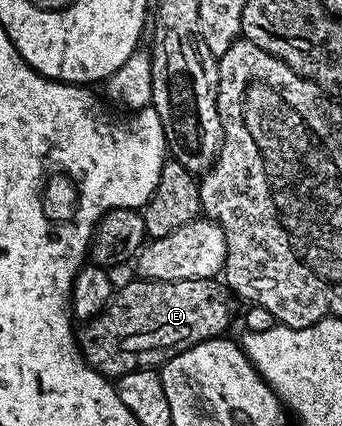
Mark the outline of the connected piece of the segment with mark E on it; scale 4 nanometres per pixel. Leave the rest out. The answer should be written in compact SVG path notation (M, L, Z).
M134 277L131 283L126 283L115 290L114 296L111 297L110 303L106 306L96 318L89 320L85 324L86 327L80 331L80 350L86 361L95 367L102 375L107 377L117 377L124 373L132 373L133 371L141 371L143 369L158 369L163 363L168 362L172 357L176 357L180 353L184 353L188 349L192 349L196 345L200 345L209 339L216 339L227 334L226 326L230 323L230 303L226 300L227 292L212 279L185 279L184 281L160 281L159 279L144 279Z

